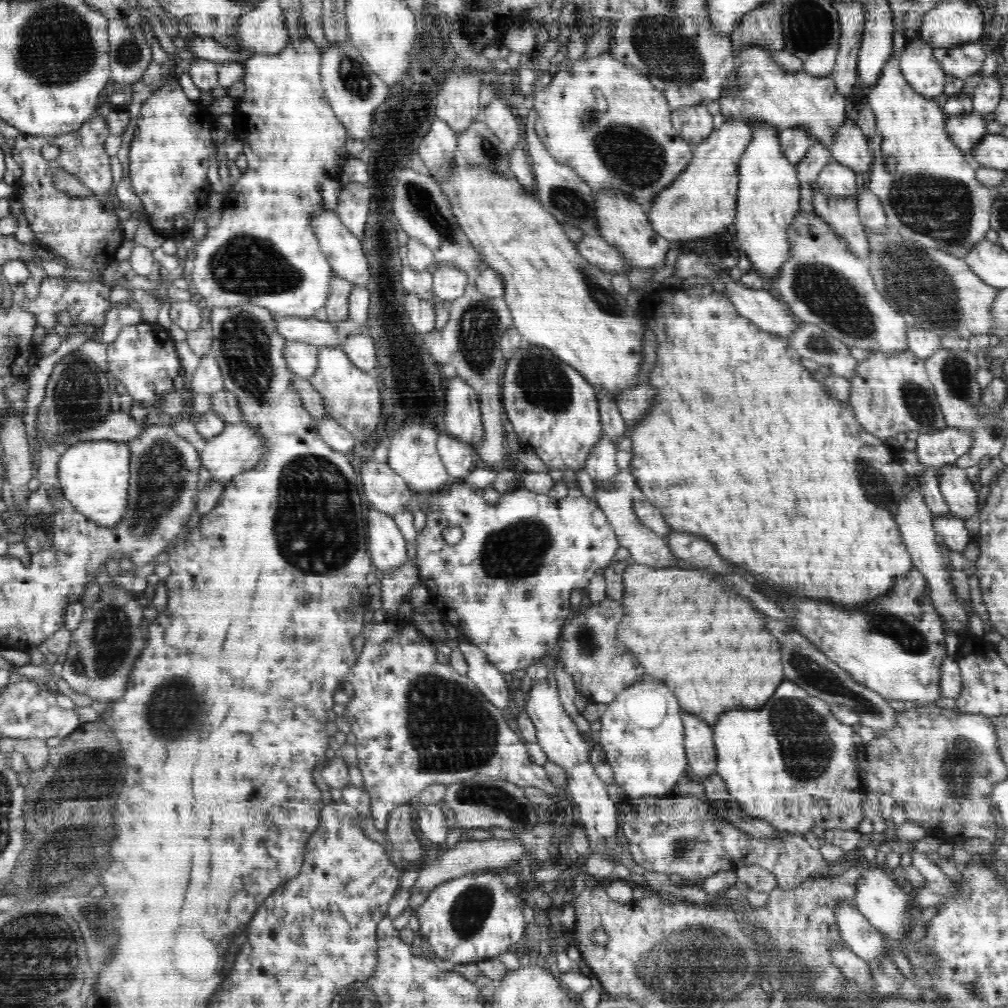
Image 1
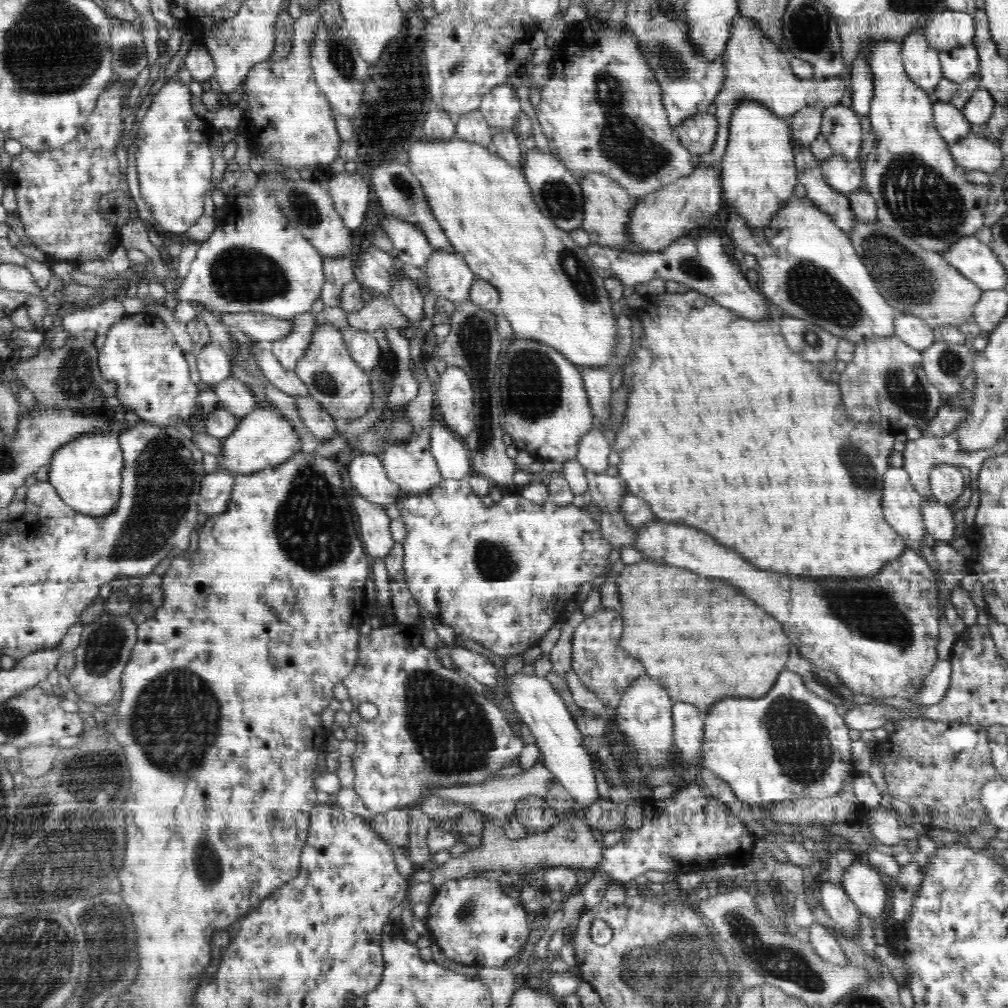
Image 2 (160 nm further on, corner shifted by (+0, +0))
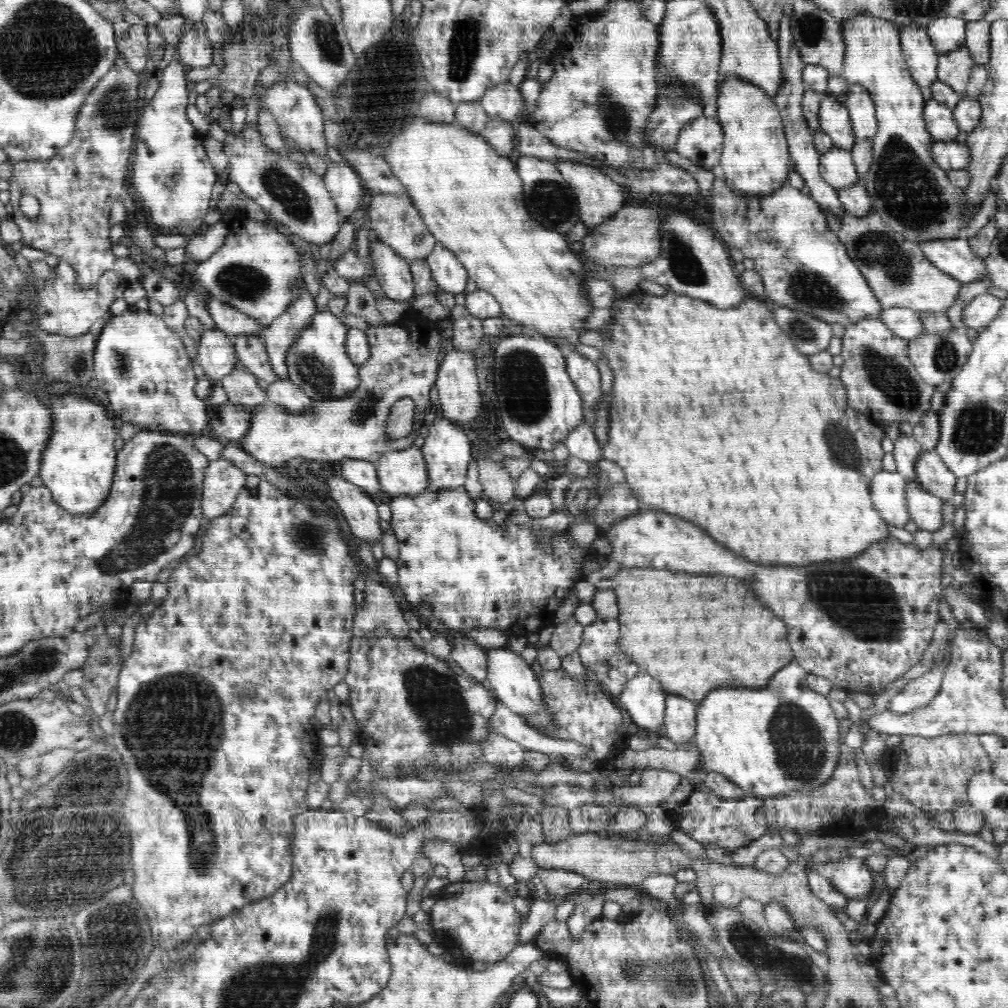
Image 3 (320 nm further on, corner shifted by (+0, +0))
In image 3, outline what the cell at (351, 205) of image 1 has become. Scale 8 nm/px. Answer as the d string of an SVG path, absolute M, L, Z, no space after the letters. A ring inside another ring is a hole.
M332 162L328 164L327 169L323 180L336 203L339 220L343 222L352 218L358 210L366 188L360 176L348 164Z

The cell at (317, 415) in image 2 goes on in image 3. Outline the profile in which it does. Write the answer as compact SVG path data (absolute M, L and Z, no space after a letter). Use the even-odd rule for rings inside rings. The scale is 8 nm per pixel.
M288 378L276 379L266 388L266 400L281 406L290 413L306 413L314 404L305 392L302 392Z

